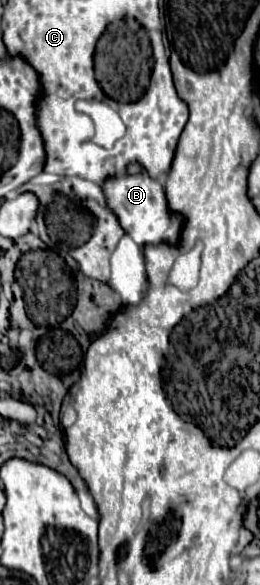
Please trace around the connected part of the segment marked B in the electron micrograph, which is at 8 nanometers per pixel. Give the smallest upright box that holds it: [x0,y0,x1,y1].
[105,171,185,245]

